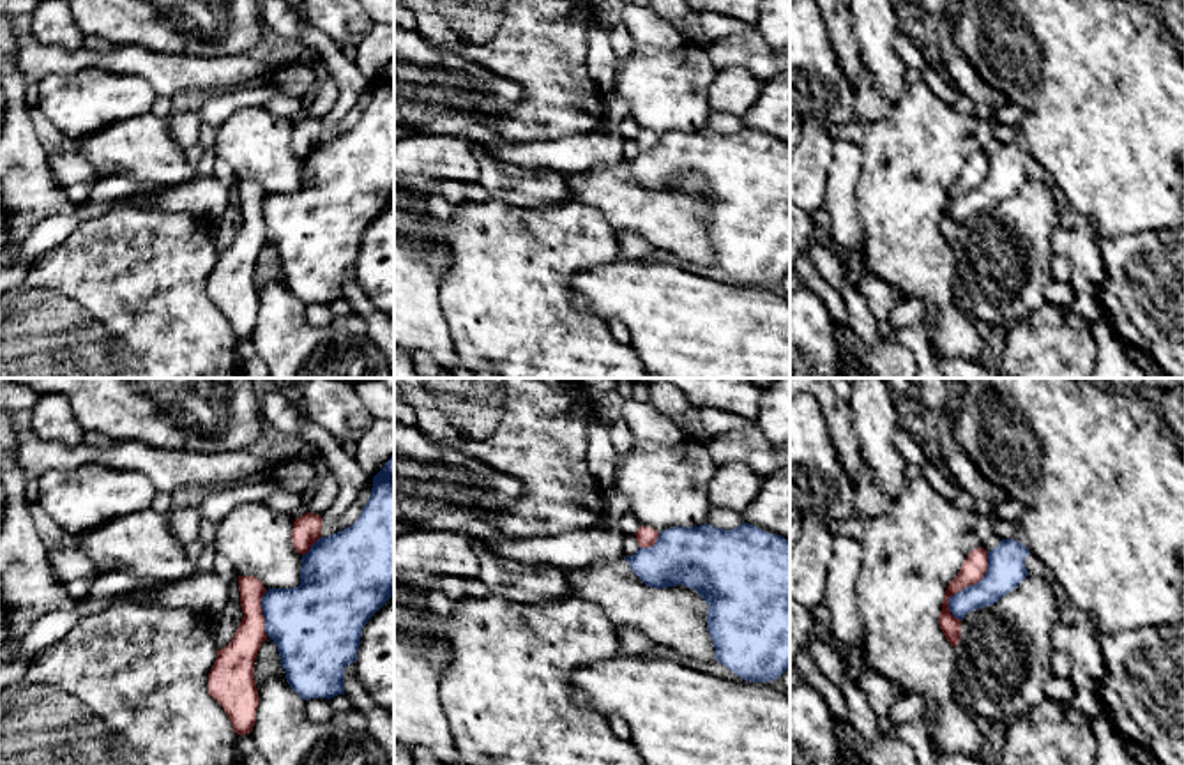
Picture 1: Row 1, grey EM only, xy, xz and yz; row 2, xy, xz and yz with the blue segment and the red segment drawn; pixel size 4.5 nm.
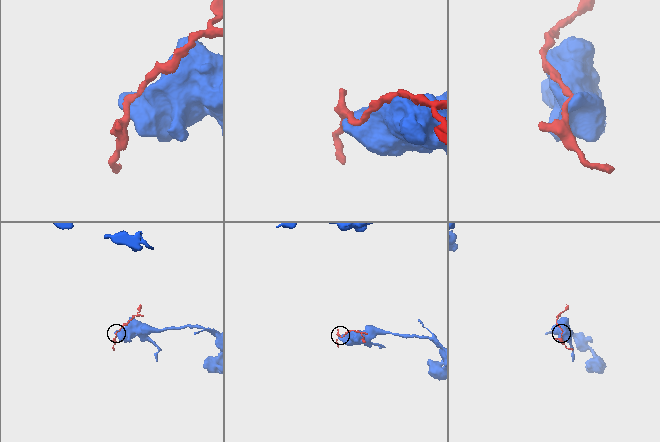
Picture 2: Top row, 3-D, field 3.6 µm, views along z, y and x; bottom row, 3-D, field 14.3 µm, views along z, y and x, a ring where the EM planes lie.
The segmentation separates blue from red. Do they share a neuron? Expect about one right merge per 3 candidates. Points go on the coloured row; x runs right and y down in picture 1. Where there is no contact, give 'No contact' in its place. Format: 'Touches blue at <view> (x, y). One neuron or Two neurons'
Touches blue at yz (967, 587). Two neurons

